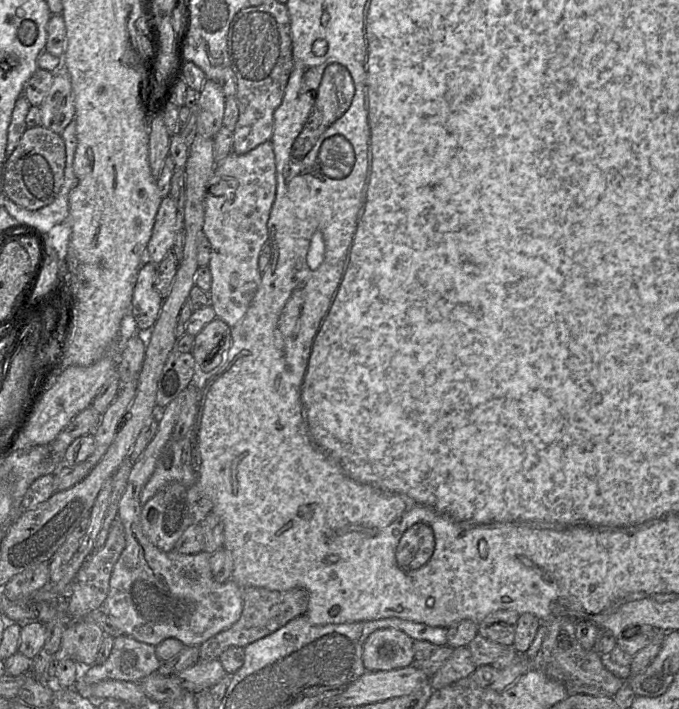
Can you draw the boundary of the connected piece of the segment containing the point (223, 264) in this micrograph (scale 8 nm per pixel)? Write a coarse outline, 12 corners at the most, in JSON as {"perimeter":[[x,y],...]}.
{"perimeter":[[270,140],[215,162],[204,200],[210,306],[233,328],[261,282]]}

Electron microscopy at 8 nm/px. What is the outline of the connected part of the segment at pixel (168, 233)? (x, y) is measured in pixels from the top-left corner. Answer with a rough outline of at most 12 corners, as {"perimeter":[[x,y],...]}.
{"perimeter":[[170,196],[161,200],[146,261],[158,266],[182,228]]}

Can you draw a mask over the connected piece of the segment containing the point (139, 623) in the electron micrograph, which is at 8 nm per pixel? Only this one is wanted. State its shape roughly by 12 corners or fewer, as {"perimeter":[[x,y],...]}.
{"perimeter":[[187,394],[159,409],[118,510],[126,545],[103,605],[123,635],[200,646],[236,623],[243,589],[213,554],[164,552],[140,494]]}

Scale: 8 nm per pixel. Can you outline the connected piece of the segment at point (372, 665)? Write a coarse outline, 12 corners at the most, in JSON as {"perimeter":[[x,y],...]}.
{"perimeter":[[380,629],[366,639],[366,671],[390,671],[414,663],[414,641]]}

